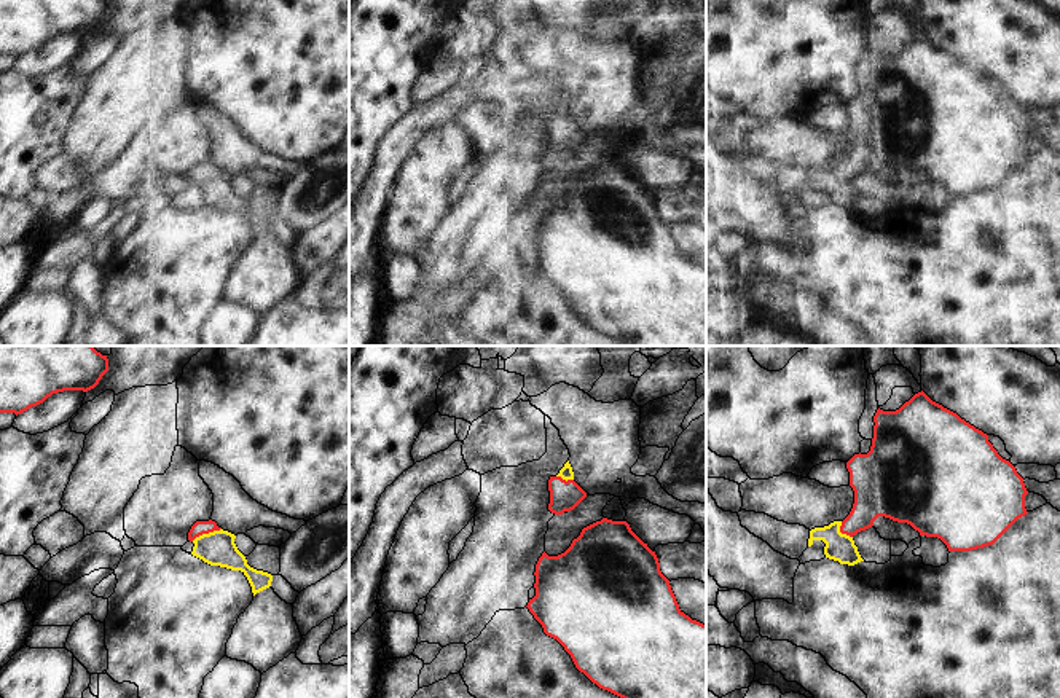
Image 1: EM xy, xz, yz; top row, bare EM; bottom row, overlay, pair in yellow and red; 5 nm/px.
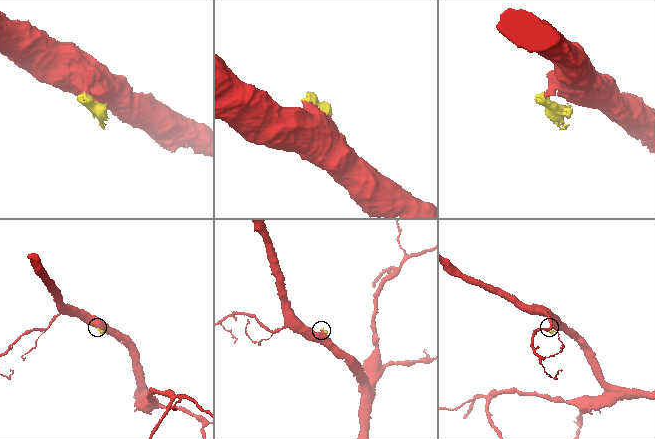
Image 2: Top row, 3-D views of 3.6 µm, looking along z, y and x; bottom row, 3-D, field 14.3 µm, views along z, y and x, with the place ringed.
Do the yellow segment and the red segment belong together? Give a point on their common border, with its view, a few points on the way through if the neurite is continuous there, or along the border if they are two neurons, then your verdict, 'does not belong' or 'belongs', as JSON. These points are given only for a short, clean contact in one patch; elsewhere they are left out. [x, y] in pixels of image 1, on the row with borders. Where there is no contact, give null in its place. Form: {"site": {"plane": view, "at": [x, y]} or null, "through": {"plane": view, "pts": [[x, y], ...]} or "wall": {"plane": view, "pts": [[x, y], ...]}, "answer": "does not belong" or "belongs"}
{"site": {"plane": "xy", "at": [206, 534]}, "wall": {"plane": "xy", "pts": [[220, 528], [203, 533], [192, 541]]}, "answer": "does not belong"}

